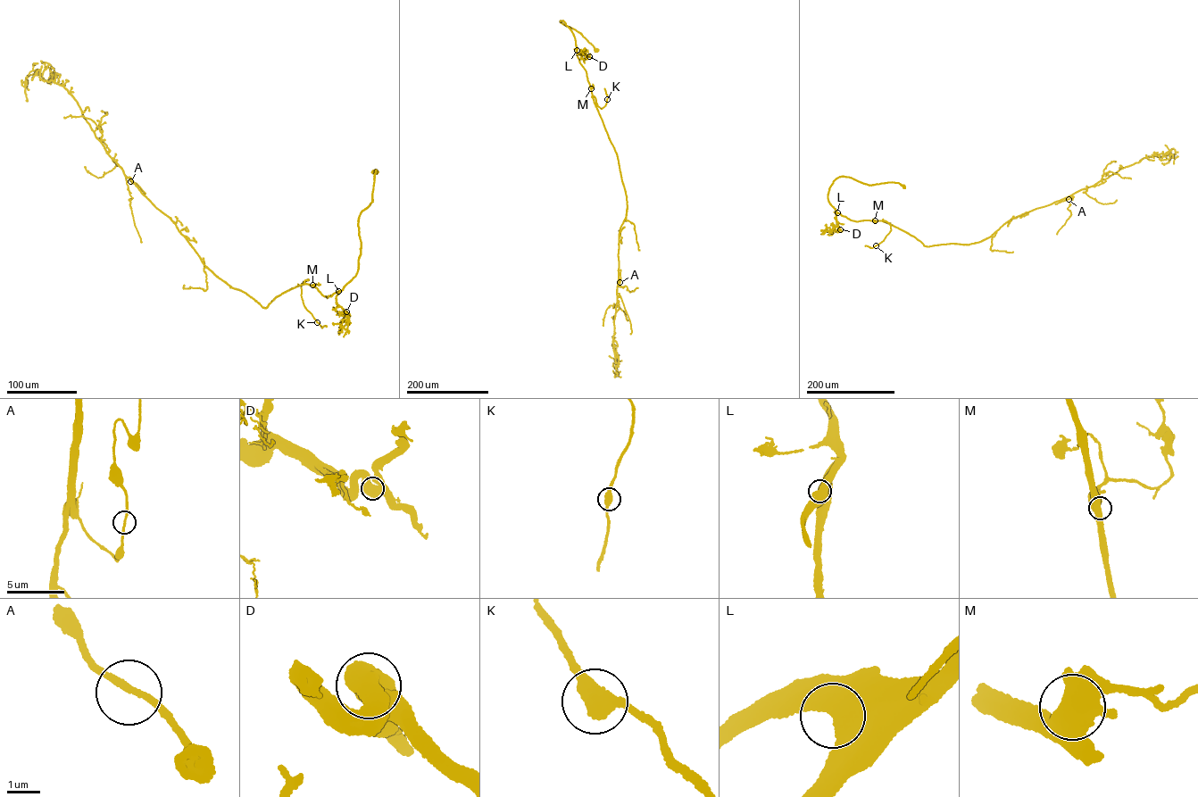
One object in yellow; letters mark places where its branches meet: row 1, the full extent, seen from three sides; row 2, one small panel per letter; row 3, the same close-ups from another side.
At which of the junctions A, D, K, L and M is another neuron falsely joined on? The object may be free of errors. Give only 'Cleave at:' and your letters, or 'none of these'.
Cleave at: none of these

